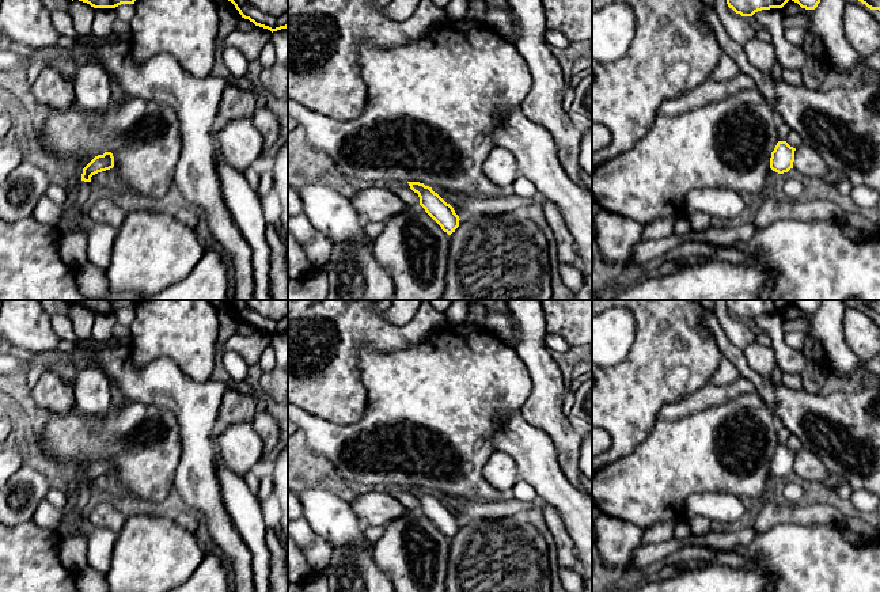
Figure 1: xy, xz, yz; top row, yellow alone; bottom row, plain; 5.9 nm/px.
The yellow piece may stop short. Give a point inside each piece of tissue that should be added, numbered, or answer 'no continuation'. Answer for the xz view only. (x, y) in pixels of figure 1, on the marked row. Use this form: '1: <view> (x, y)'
no continuation

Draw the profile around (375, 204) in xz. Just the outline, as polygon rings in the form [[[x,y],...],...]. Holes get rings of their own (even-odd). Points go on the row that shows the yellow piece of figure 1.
[[[383,187],[357,190],[349,197],[349,202],[364,223],[387,220],[409,206],[392,191]]]

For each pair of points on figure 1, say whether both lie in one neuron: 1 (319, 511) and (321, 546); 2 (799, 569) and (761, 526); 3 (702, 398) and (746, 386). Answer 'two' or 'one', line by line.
1: two
2: two
3: one

